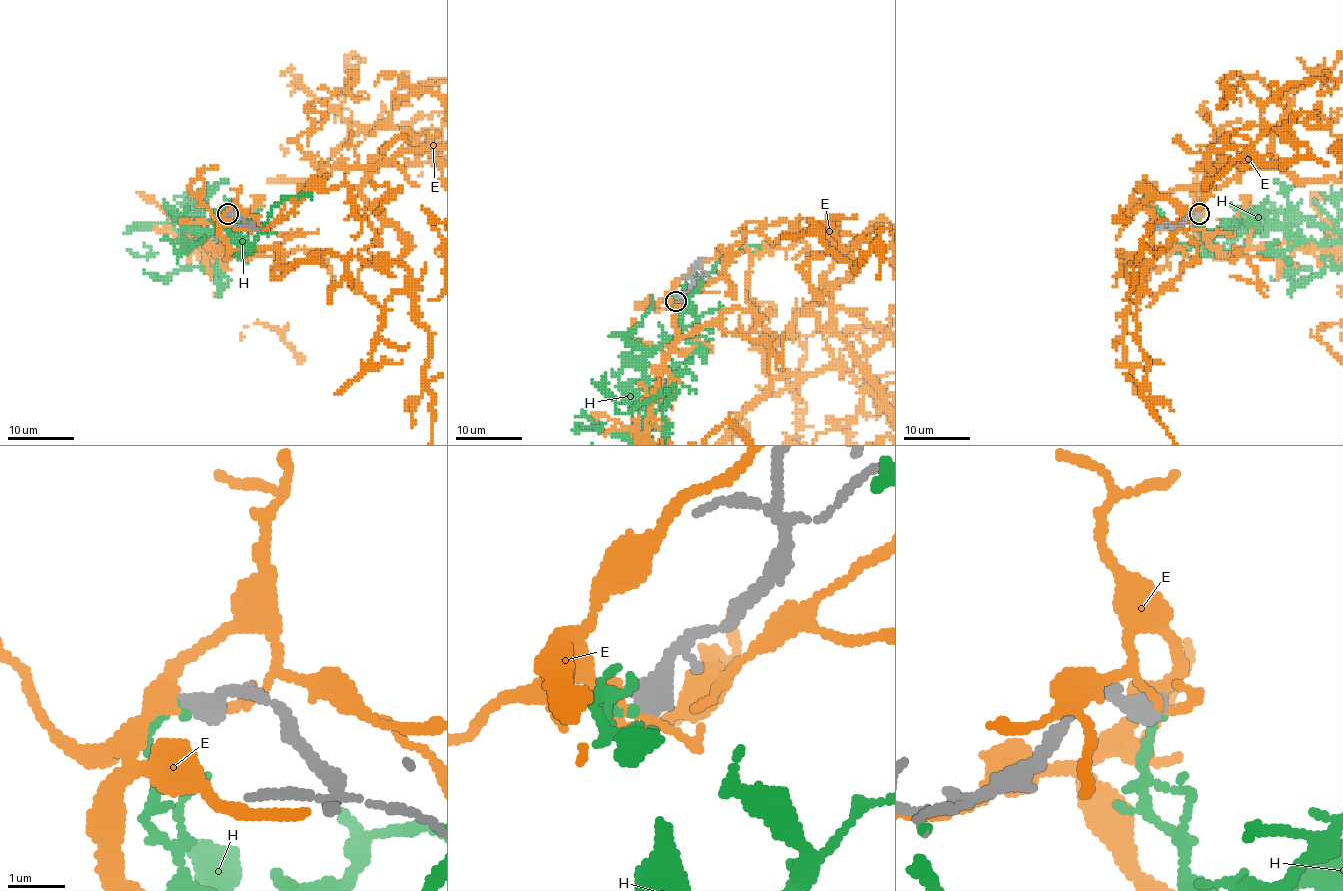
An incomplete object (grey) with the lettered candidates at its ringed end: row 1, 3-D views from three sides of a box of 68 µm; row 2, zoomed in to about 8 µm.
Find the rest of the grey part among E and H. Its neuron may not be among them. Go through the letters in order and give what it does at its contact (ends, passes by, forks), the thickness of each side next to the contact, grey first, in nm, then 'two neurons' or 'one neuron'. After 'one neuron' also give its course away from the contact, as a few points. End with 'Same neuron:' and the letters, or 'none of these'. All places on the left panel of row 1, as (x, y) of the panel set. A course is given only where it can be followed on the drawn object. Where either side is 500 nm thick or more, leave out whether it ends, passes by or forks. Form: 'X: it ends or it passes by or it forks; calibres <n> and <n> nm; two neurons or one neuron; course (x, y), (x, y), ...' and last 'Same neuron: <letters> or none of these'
E: it forks; calibres 420 and 240 nm; two neurons
H: it ends; calibres 420 and 140 nm; two neurons
Same neuron: none of these

